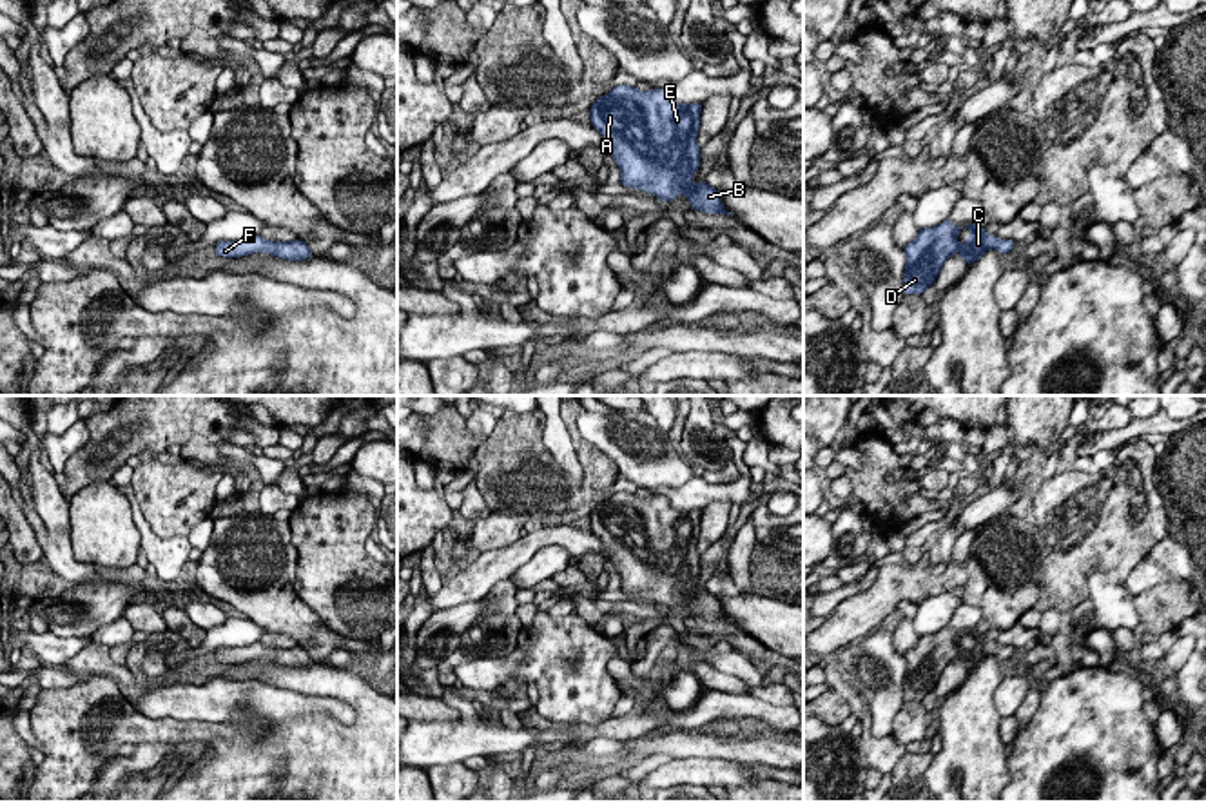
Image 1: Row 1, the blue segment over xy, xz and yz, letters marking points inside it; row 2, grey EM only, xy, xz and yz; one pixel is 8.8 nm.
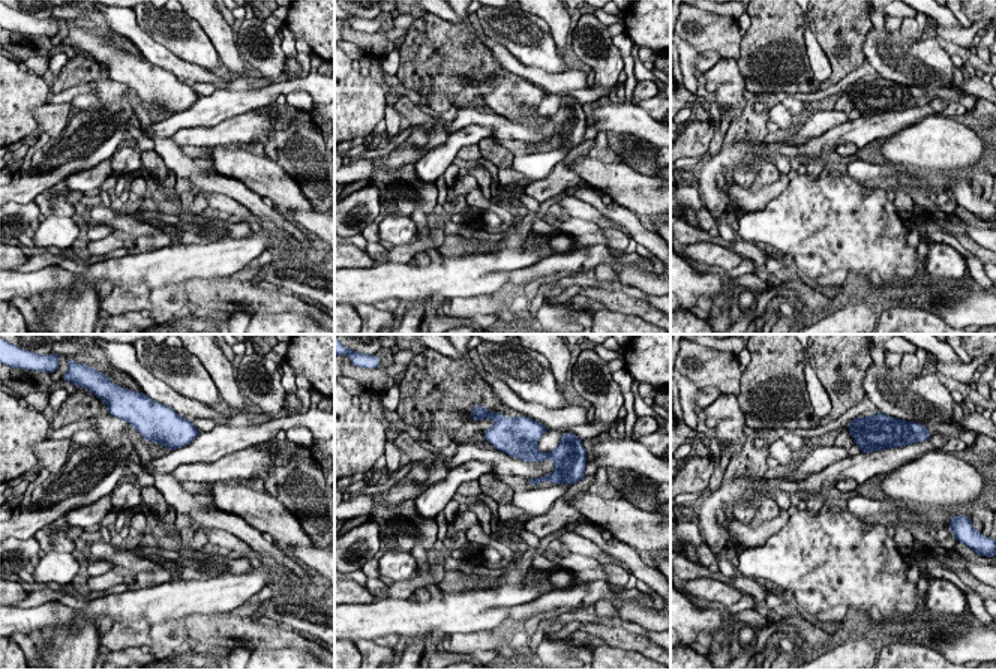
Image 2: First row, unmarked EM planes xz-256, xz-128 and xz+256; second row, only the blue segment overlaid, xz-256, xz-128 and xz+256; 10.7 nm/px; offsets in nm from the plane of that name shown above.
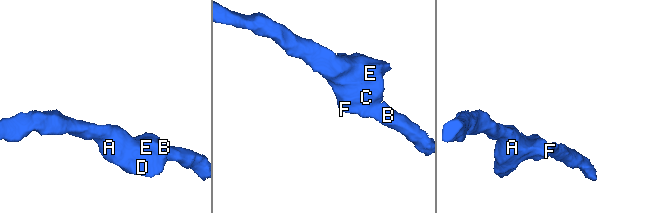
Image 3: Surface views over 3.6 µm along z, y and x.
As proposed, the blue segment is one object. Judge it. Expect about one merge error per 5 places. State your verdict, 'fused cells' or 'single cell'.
single cell

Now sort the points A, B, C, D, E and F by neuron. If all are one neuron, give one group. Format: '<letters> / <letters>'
A B C D E F

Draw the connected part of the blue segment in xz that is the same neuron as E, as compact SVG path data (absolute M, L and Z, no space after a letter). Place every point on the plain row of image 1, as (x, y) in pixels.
M617 492L591 512L589 524L611 552L609 561L620 573L622 592L651 599L660 608L671 608L684 599L693 617L731 622L715 593L705 586L695 592L691 584L700 573L700 553L696 552L700 519L702 510L676 510L664 495L640 499L637 494Z

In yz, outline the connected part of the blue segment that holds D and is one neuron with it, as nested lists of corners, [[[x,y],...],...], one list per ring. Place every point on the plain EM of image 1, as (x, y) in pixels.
[[[945,626],[938,633],[921,635],[903,655],[907,660],[903,700],[923,700],[934,691],[943,670],[958,657],[967,670],[976,670],[988,655],[1007,660],[1014,651],[1012,646],[988,642],[976,628],[959,635]]]

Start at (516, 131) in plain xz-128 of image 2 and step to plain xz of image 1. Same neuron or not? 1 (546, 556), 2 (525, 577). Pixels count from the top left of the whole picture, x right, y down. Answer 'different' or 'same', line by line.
1: different
2: different

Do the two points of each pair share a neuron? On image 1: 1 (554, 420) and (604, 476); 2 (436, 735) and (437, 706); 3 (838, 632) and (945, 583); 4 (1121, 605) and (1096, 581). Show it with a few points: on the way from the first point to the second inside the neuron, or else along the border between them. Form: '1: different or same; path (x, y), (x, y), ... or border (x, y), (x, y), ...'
1: different; border (559, 414), (572, 438)
2: different; border (459, 717), (416, 721)
3: same; path (865, 610), (894, 585), (918, 585)
4: same; path (1116, 601), (1101, 586)

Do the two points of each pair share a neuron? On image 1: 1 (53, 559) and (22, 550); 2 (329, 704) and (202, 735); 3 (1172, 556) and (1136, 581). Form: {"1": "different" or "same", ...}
{"1": "different", "2": "different", "3": "same"}

